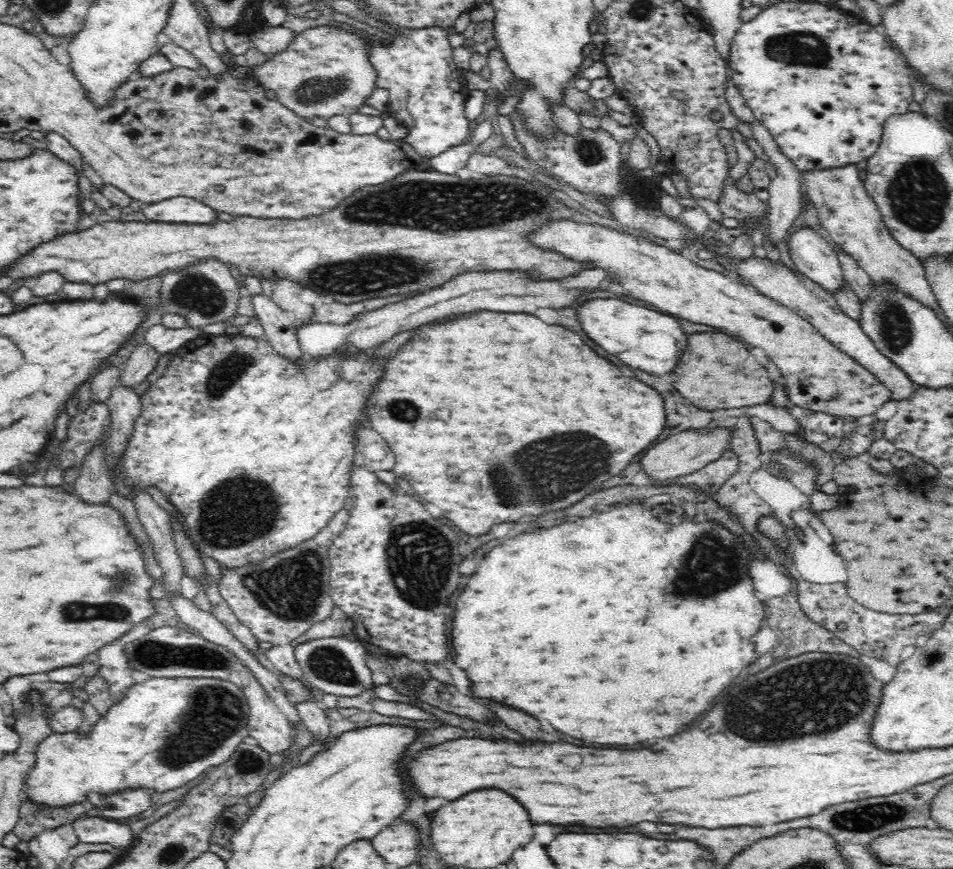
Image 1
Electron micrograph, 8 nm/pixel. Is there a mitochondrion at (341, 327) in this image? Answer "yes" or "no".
no

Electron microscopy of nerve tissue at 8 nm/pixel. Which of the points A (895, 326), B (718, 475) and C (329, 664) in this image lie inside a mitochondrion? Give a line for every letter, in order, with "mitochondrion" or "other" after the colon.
A: mitochondrion
B: other
C: mitochondrion

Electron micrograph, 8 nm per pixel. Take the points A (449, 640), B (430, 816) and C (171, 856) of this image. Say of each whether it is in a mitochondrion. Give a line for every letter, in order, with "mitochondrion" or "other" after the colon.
A: other
B: other
C: mitochondrion

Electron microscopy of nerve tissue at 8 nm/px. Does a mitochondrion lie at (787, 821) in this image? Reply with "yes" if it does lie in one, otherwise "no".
no

